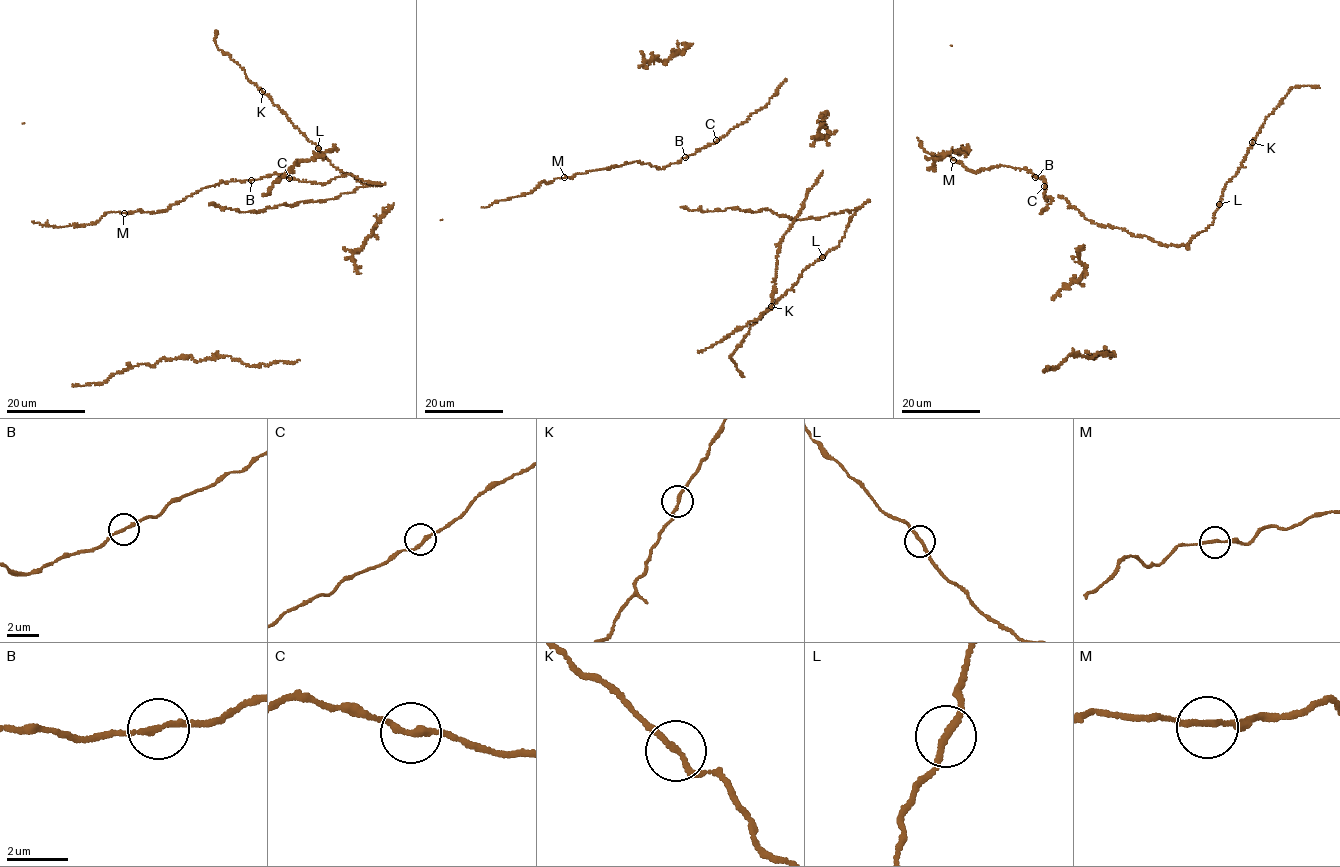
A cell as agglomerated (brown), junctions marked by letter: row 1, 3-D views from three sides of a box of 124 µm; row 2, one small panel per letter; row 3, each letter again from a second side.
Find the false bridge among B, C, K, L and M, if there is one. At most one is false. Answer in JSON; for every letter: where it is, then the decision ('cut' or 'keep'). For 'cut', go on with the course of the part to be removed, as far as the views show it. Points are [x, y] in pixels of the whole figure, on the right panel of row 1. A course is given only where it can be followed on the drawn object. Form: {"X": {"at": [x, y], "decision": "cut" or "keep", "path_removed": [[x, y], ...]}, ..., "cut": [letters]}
{"B": {"at": [1035, 177], "decision": "keep"}, "C": {"at": [1044, 186], "decision": "keep"}, "K": {"at": [1252, 142], "decision": "keep"}, "L": {"at": [1219, 204], "decision": "keep"}, "M": {"at": [953, 160], "decision": "keep"}, "cut": []}

